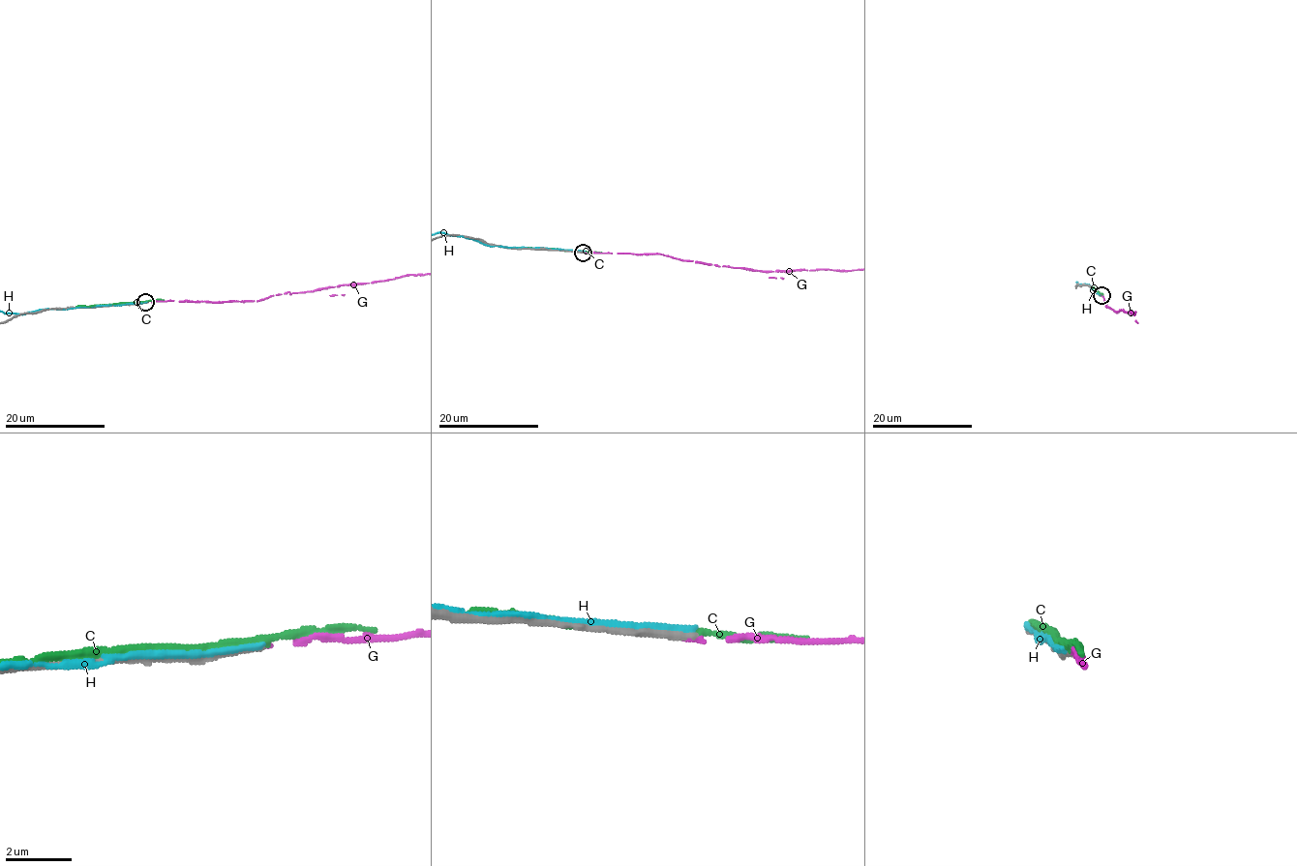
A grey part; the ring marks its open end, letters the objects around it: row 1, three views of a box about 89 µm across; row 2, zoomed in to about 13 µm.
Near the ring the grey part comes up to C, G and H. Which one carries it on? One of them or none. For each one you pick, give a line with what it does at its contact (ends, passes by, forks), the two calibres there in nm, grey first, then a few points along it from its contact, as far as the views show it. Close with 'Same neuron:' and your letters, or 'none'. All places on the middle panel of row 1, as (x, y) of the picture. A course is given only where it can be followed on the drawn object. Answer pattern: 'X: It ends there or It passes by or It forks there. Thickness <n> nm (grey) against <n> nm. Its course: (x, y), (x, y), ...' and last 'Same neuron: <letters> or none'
G: It ends there. Thickness 240 nm (grey) against 140 nm
Same neuron: G

